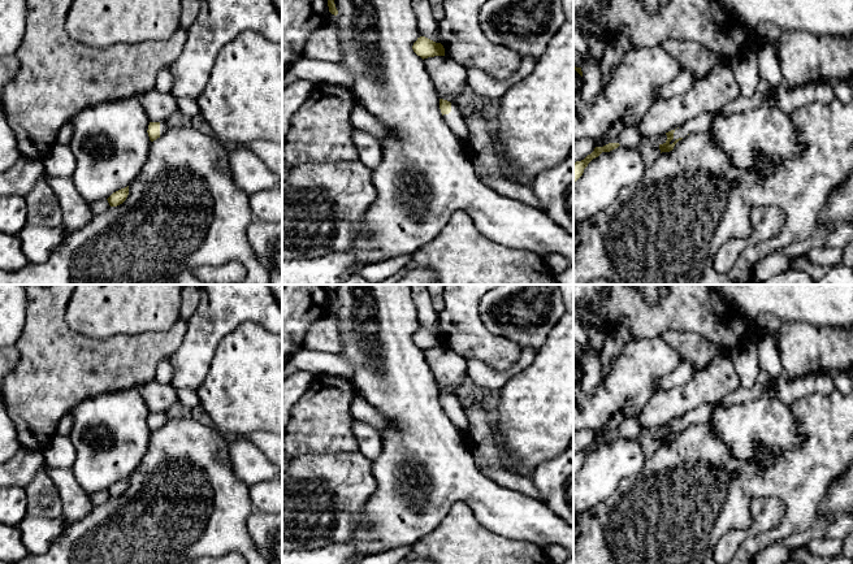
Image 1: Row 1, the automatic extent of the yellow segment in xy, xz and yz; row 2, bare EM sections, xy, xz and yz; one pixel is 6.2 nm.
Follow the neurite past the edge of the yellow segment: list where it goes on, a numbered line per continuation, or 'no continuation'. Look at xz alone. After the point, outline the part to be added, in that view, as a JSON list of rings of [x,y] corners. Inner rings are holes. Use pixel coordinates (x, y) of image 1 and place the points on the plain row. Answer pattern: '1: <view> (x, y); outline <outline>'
1: xz (454, 411); outline [[[451,394],[451,403],[449,405],[443,405],[445,415],[450,418],[454,426],[459,430],[459,433],[466,438],[468,430],[468,418],[463,408],[463,403],[458,398],[456,394]]]

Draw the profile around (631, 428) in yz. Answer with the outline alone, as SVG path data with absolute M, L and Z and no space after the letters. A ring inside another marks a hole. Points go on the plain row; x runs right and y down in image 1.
M637 418L625 420L620 424L618 429L618 434L623 438L637 439L642 431L642 426L640 425Z

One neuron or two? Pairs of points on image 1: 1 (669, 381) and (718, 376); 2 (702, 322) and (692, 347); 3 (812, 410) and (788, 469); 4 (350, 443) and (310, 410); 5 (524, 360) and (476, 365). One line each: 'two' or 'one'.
1: two
2: two
3: one
4: one
5: one

